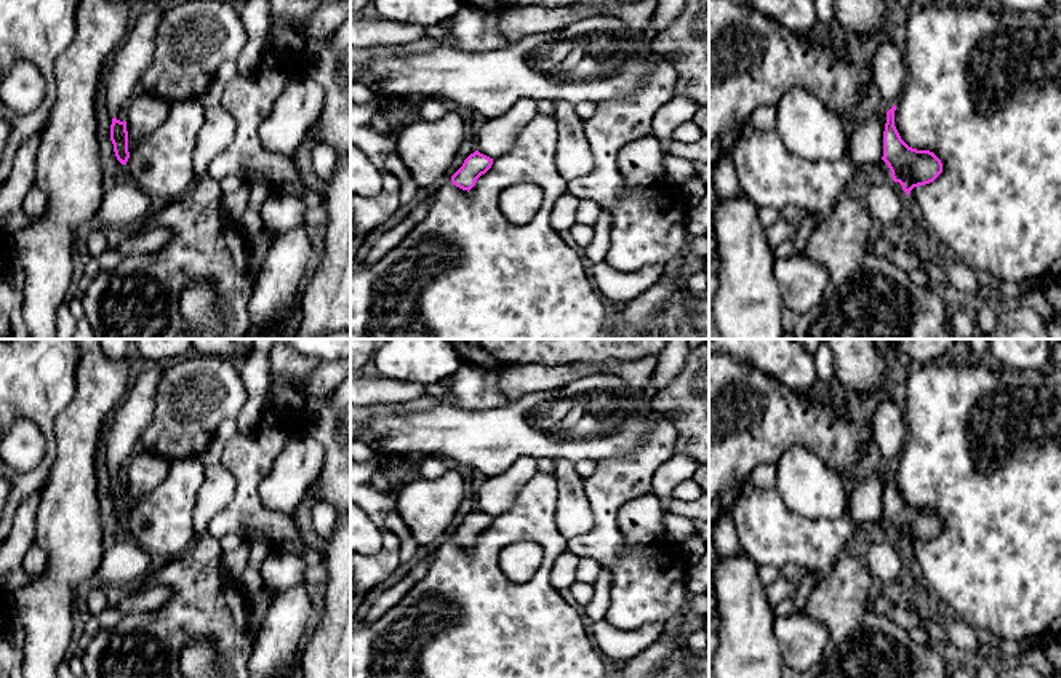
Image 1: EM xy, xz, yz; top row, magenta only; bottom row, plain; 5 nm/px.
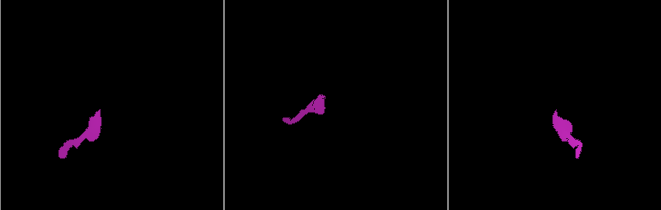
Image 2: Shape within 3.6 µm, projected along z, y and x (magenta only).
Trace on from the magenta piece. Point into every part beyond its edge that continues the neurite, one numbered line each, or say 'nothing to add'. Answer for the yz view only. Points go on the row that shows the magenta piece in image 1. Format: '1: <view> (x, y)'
1: yz (888, 67)

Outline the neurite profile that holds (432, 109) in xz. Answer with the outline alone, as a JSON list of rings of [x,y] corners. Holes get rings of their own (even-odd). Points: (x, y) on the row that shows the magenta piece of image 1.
[[[426,99],[421,106],[419,118],[426,122],[437,122],[450,112],[448,102],[443,99]]]

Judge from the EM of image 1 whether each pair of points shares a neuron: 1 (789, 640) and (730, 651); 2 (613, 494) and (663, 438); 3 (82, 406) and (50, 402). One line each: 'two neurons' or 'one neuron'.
1: two neurons
2: one neuron
3: two neurons

